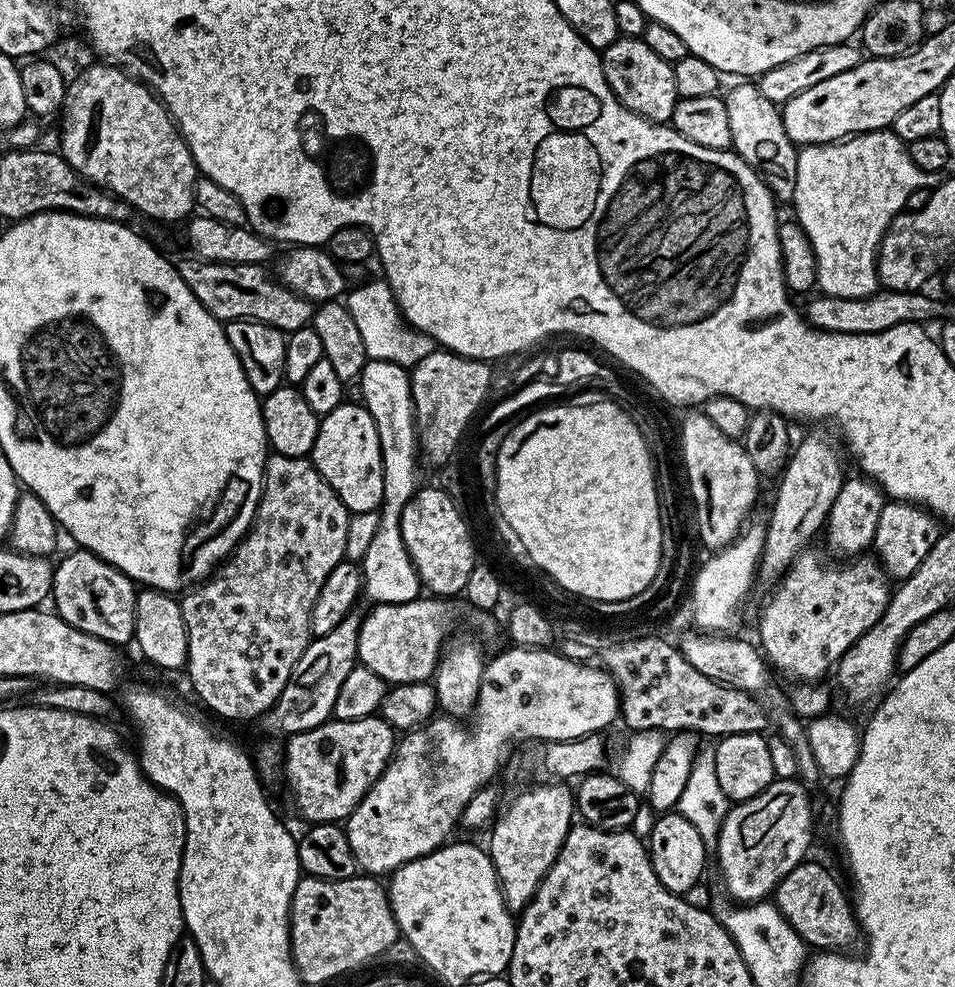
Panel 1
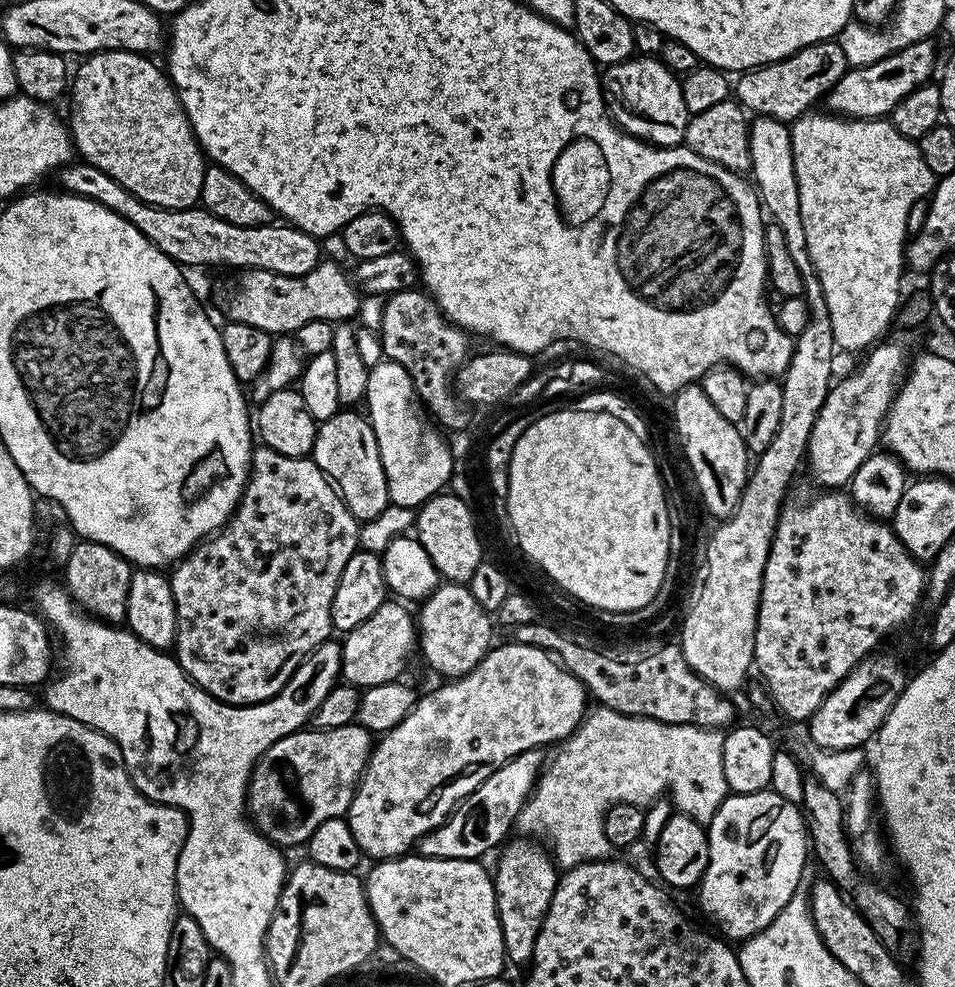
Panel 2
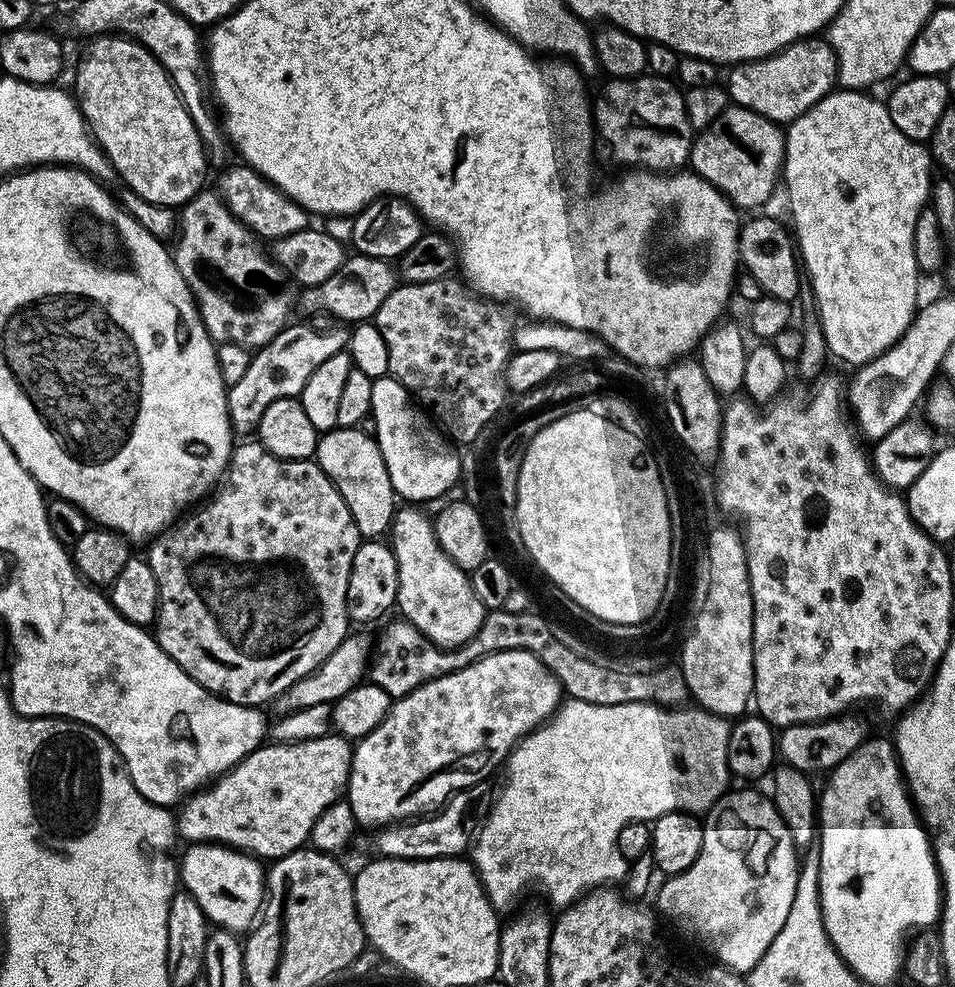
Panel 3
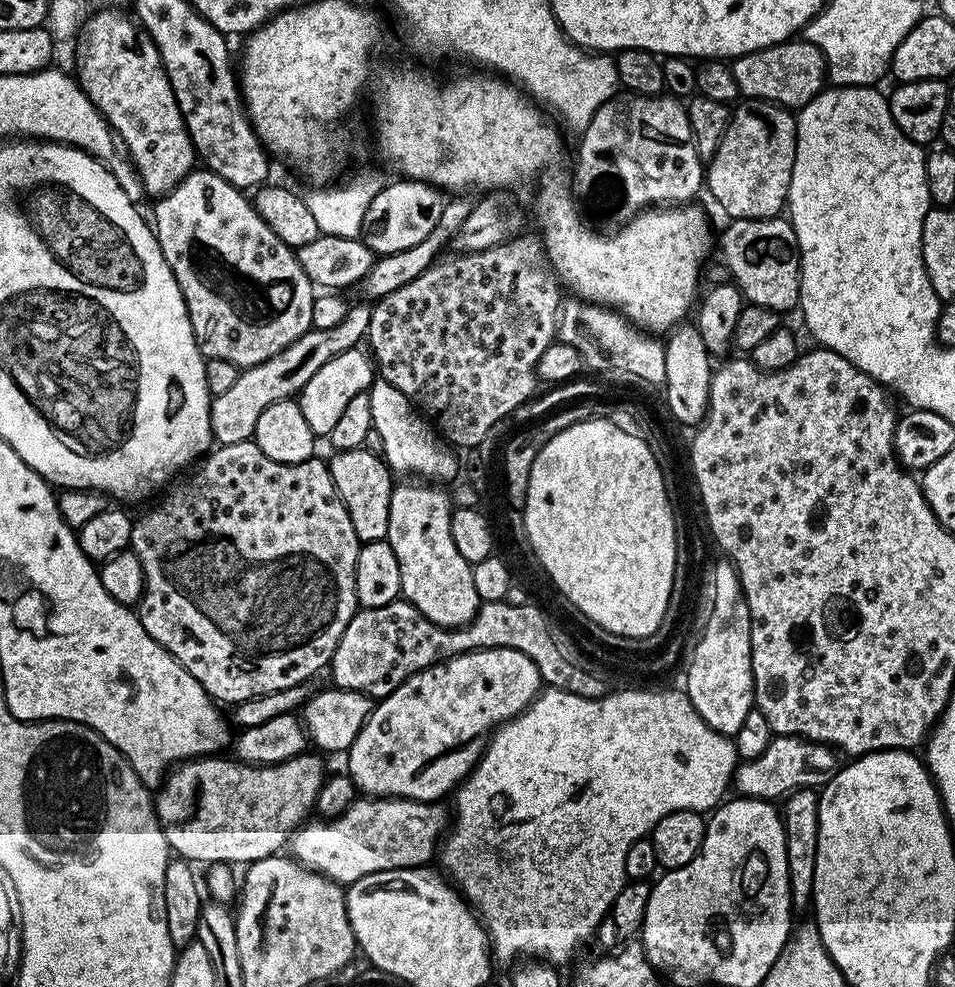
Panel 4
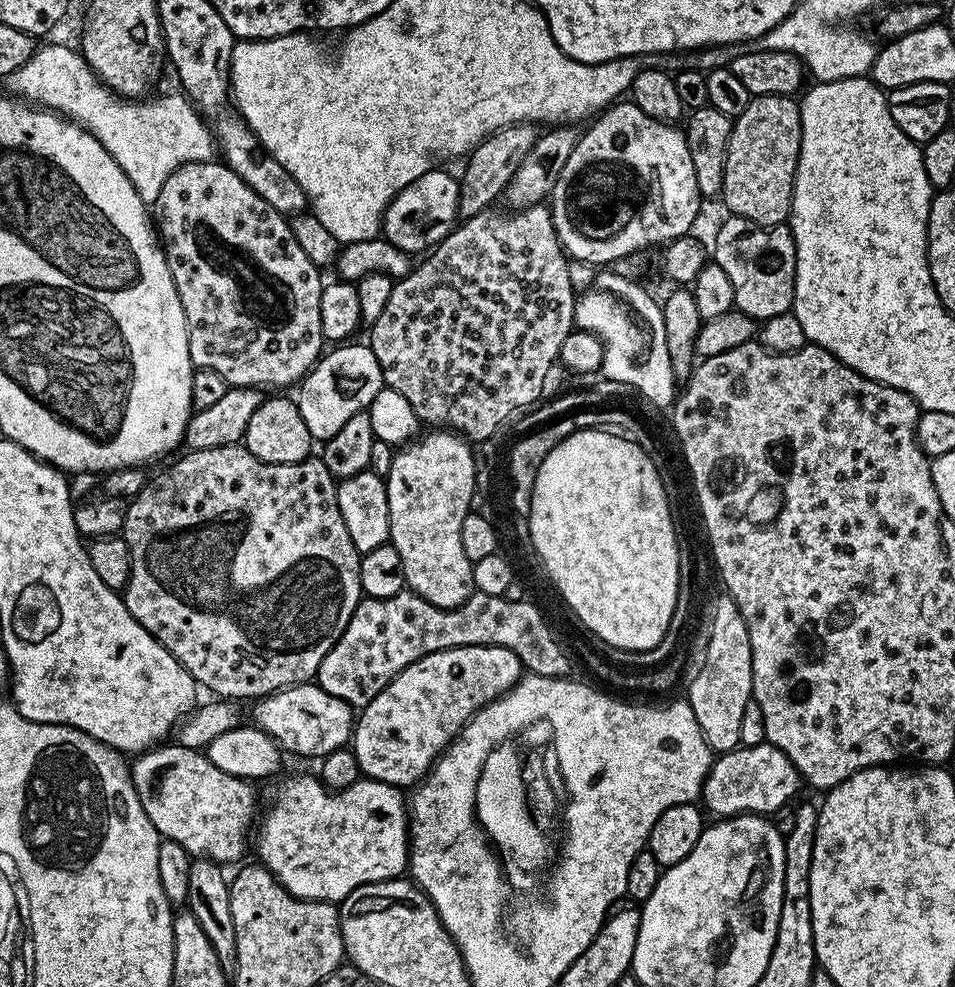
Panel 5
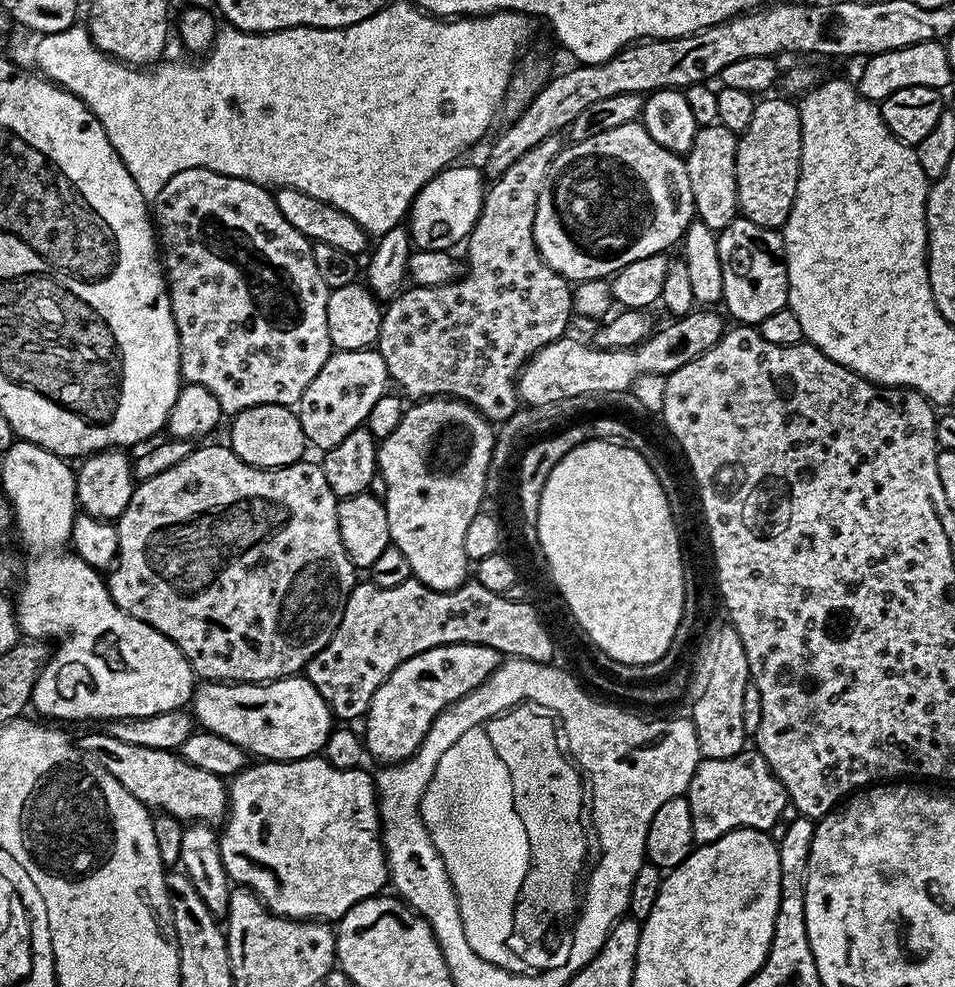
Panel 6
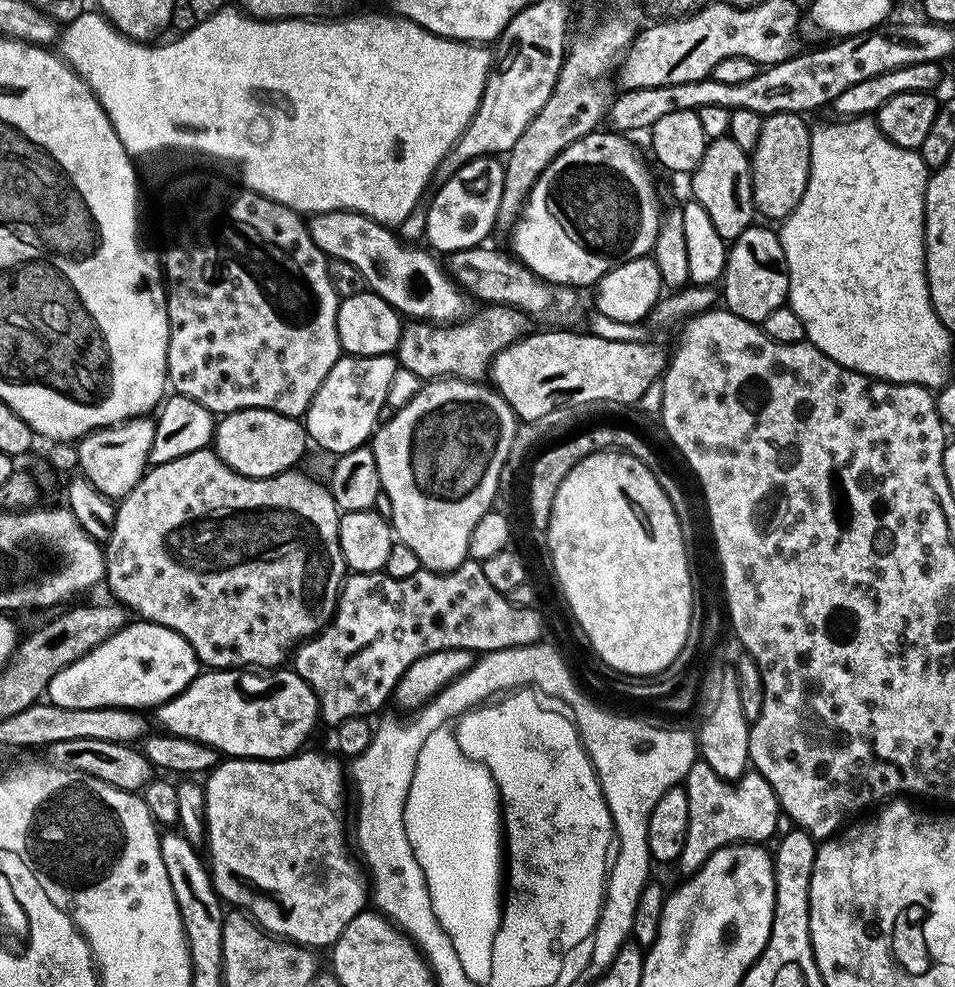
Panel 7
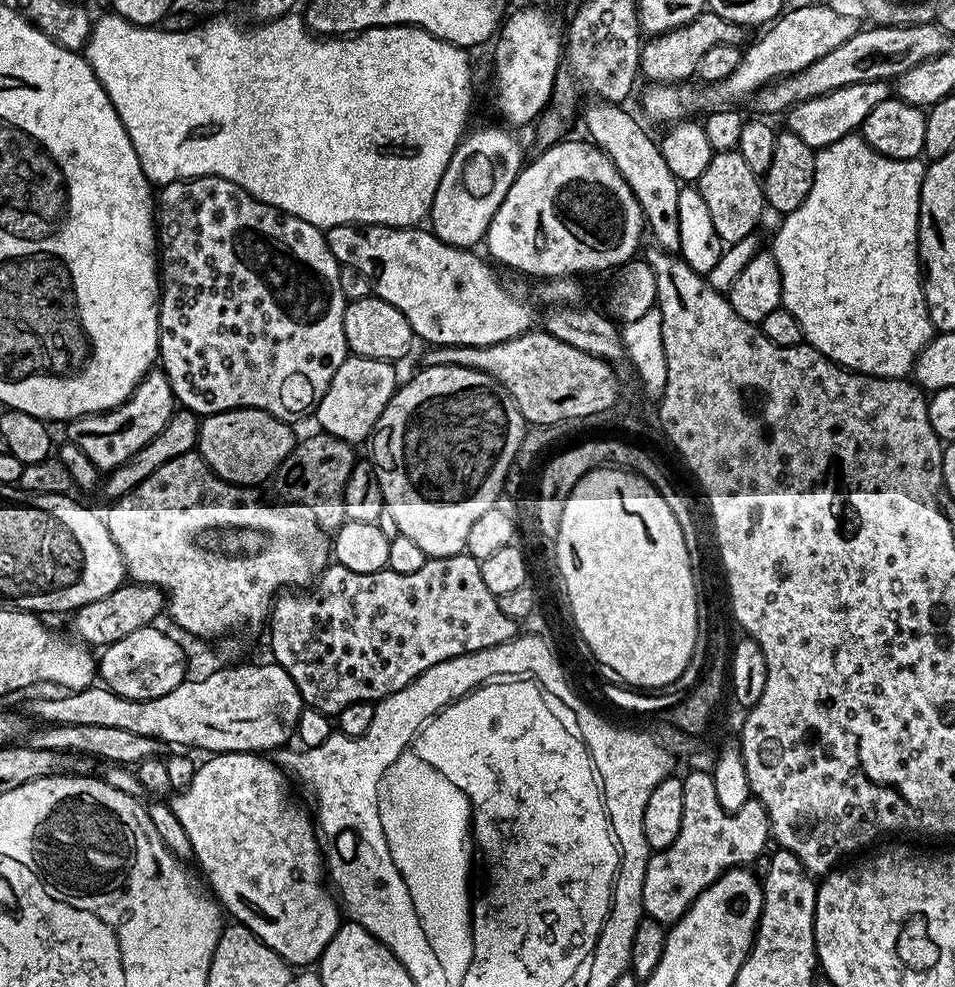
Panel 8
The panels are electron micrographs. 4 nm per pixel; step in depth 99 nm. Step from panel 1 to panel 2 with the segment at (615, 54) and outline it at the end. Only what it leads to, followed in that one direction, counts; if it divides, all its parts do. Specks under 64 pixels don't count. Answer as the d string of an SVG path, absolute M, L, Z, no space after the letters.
M633 55L630 60L607 65L600 76L604 106L618 127L658 148L684 144L684 131L690 113L682 99L681 77L671 72L656 56Z

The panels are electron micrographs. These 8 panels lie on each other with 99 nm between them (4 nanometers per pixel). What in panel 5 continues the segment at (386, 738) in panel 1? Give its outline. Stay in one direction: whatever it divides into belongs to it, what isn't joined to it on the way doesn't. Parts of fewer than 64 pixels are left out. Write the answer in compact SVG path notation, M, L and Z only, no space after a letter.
M168 742L163 746L149 748L148 751L139 753L139 755L137 755L133 760L136 761L131 761L130 764L132 785L138 794L138 798L142 802L142 810L146 810L146 818L150 818L150 822L156 828L156 831L160 833L163 839L178 842L178 846L185 848L194 858L207 858L210 860L215 860L216 863L221 866L228 866L228 863L230 863L231 860L238 859L239 856L247 850L247 848L249 851L250 832L248 836L248 827L251 826L252 819L254 819L254 824L254 821L258 816L258 808L256 812L256 792L254 789L252 789L255 787L253 787L249 781L238 778L234 774L226 774L226 770L218 770L218 766L214 766L214 762L210 762L210 758L203 751L197 750L195 748L187 748L186 746L182 746L181 744L177 744L175 742Z

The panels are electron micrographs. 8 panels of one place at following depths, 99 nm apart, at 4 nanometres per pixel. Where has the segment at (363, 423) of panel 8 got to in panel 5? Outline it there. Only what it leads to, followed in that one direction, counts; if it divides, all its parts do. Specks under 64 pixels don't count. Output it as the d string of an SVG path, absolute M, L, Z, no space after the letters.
M344 342L333 347L333 352L325 351L298 385L300 396L295 397L295 402L313 441L323 442L334 438L334 434L338 434L338 430L342 430L342 426L354 418L354 414L367 410L380 389L385 387L378 358L374 358L371 347L367 343L352 343Z

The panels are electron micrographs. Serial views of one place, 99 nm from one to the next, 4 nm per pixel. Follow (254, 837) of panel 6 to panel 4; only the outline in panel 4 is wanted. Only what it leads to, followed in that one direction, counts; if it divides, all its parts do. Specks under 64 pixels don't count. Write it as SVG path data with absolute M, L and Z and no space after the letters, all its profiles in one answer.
M357 798L340 816L335 816L332 820L316 818L301 824L292 833L290 852L301 864L305 864L313 872L330 877L341 886L353 884L358 878L366 878L366 874L378 874L382 870L419 868L427 865L431 856L433 859L437 855L438 845L449 827L450 812L442 805L440 802L422 800Z

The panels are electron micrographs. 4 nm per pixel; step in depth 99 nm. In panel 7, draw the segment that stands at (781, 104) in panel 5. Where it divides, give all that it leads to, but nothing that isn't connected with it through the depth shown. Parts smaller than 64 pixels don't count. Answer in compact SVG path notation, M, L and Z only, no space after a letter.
M783 112L764 117L762 134L758 134L752 161L752 189L757 213L768 220L782 222L802 202L806 182L810 178L810 142L812 128L798 112Z

